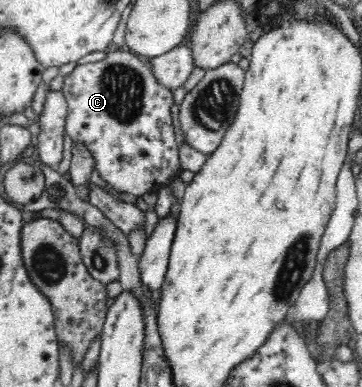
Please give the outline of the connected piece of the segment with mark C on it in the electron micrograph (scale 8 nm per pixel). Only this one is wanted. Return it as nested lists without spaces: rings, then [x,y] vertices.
[[[112,51],[107,53],[100,61],[90,62],[87,64],[78,63],[66,77],[64,77],[64,85],[61,88],[61,92],[67,101],[68,115],[66,117],[66,131],[74,142],[82,142],[88,146],[90,152],[94,156],[96,162],[96,179],[100,182],[110,184],[112,188],[118,190],[118,192],[129,193],[134,196],[142,196],[152,189],[160,189],[163,186],[169,186],[174,179],[180,177],[183,167],[179,158],[178,143],[174,138],[174,127],[172,126],[172,105],[174,105],[174,97],[172,97],[172,88],[168,88],[166,84],[162,84],[154,72],[150,69],[149,61],[142,61],[140,55],[130,51]]]

